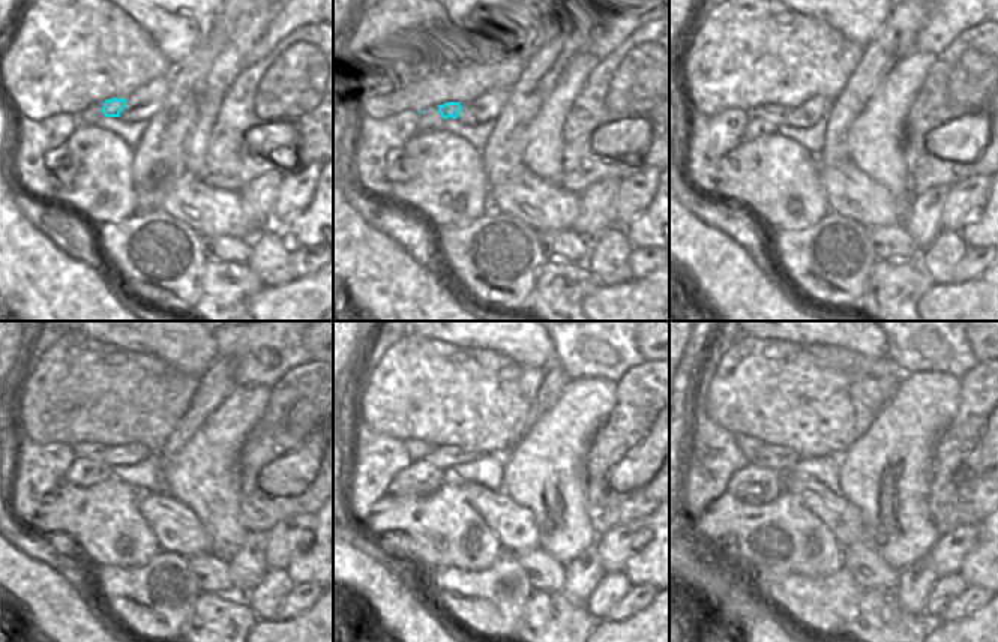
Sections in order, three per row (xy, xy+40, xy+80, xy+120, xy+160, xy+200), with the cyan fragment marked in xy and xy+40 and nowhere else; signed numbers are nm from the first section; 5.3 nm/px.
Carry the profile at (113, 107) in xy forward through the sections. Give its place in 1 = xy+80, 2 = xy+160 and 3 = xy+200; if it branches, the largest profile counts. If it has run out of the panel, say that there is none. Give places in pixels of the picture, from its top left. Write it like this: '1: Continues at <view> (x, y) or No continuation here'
1: Continues at xy+80 (776, 114)
2: Continues at xy+160 (417, 450)
3: Continues at xy+200 (751, 447)

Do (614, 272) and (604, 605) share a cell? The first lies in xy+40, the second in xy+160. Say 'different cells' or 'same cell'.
same cell

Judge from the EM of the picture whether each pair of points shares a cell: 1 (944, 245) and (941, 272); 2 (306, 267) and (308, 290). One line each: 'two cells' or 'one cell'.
1: one cell
2: two cells

